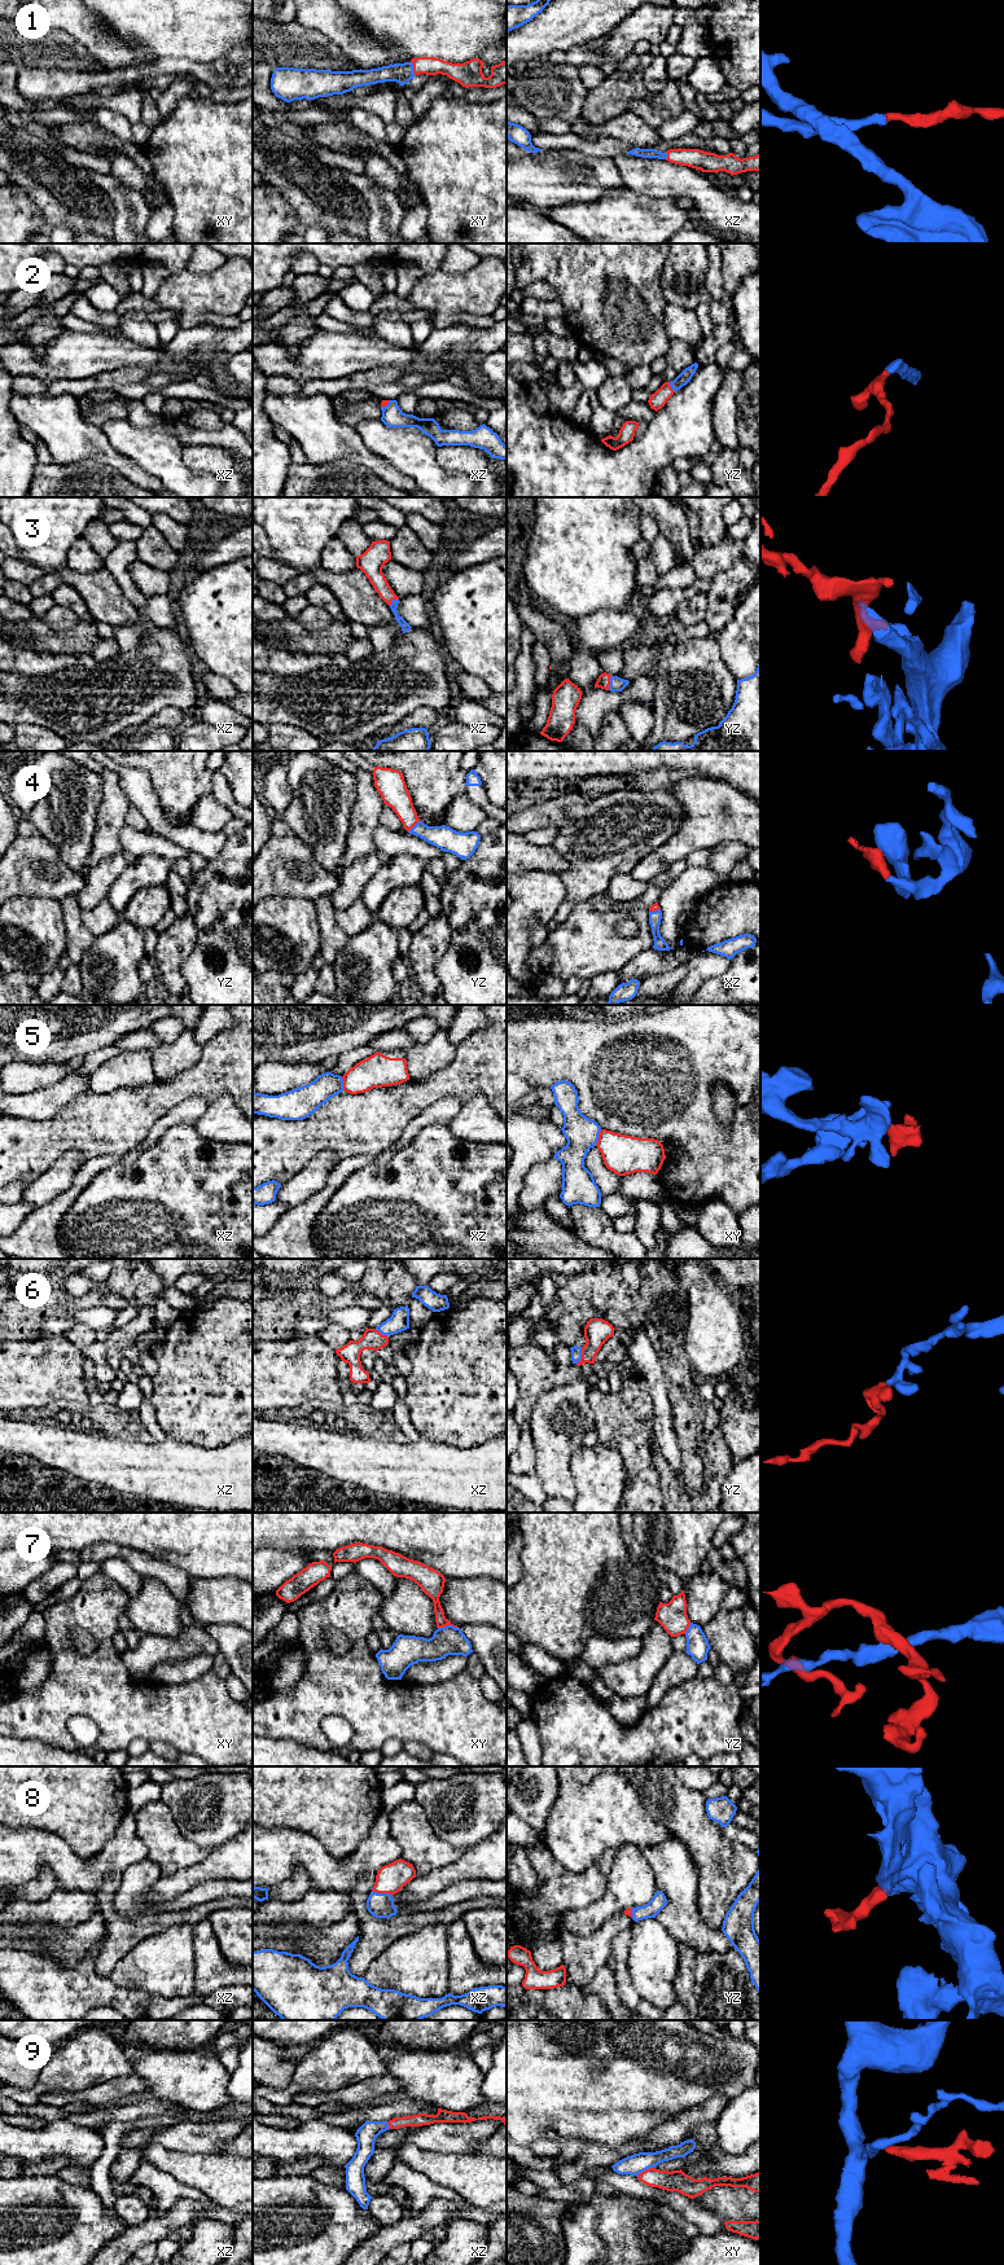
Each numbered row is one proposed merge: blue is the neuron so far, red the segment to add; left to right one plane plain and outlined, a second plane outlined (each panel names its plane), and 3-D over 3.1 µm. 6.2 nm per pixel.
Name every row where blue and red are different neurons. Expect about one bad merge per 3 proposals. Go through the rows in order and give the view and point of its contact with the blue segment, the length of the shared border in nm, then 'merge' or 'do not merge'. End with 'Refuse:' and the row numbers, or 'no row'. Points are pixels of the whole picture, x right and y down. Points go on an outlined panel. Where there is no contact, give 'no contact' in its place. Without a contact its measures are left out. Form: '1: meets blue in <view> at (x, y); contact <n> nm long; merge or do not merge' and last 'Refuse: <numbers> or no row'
1: meets blue in xy at (412, 67); contact 90 nm long; merge
2: meets blue in yz at (671, 387); contact 70 nm long; merge
3: meets blue in yz at (610, 683); contact 90 nm long; merge
4: meets blue in yz at (413, 826); contact 100 nm long; merge
5: meets blue in xy at (597, 1137); contact 110 nm long; do not merge
6: meets blue in yz at (581, 1356); contact 110 nm long; merge
7: meets blue in xy at (447, 1625); contact 130 nm long; do not merge
8: meets blue in xz at (382, 1893); contact 130 nm long; merge
9: meets blue in xy at (645, 2169); contact 130 nm long; do not merge
Refuse: 5, 7, 9

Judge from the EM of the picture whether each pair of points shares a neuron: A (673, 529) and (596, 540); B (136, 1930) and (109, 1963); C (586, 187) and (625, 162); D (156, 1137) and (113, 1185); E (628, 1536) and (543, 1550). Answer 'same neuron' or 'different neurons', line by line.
A: different neurons
B: same neuron
C: different neurons
D: different neurons
E: different neurons

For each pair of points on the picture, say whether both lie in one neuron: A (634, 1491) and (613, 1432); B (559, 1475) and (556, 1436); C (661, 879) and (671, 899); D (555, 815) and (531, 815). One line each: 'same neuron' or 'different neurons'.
A: same neuron
B: same neuron
C: same neuron
D: same neuron

